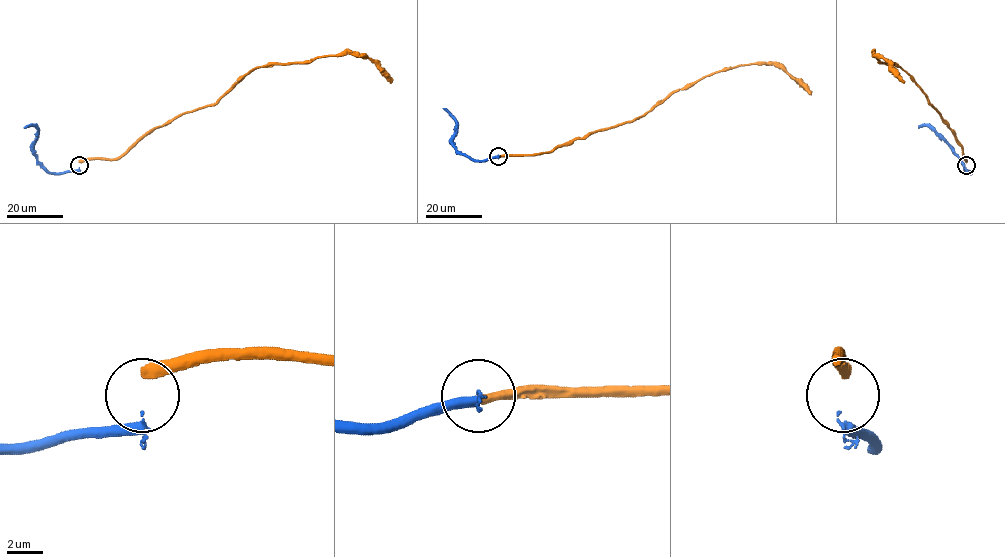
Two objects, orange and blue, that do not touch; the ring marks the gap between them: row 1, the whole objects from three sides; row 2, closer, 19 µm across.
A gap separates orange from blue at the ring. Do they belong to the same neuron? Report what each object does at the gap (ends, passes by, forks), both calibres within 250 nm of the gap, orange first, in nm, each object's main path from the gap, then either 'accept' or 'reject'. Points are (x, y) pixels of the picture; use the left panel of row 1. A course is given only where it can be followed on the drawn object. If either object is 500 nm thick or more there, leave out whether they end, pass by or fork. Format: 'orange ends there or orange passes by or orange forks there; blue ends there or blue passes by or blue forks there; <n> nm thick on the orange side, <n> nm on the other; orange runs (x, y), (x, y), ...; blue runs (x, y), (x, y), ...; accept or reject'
550 nm thick on the orange side, 120 nm on the other; orange runs (79, 162), (120, 158), (155, 128), (184, 113), (214, 104), (244, 75), (261, 66), (365, 54), (391, 83); blue runs (79, 167), (65, 173), (50, 173), (38, 160), (33, 149), (37, 129), (34, 126), (23, 127); accept

